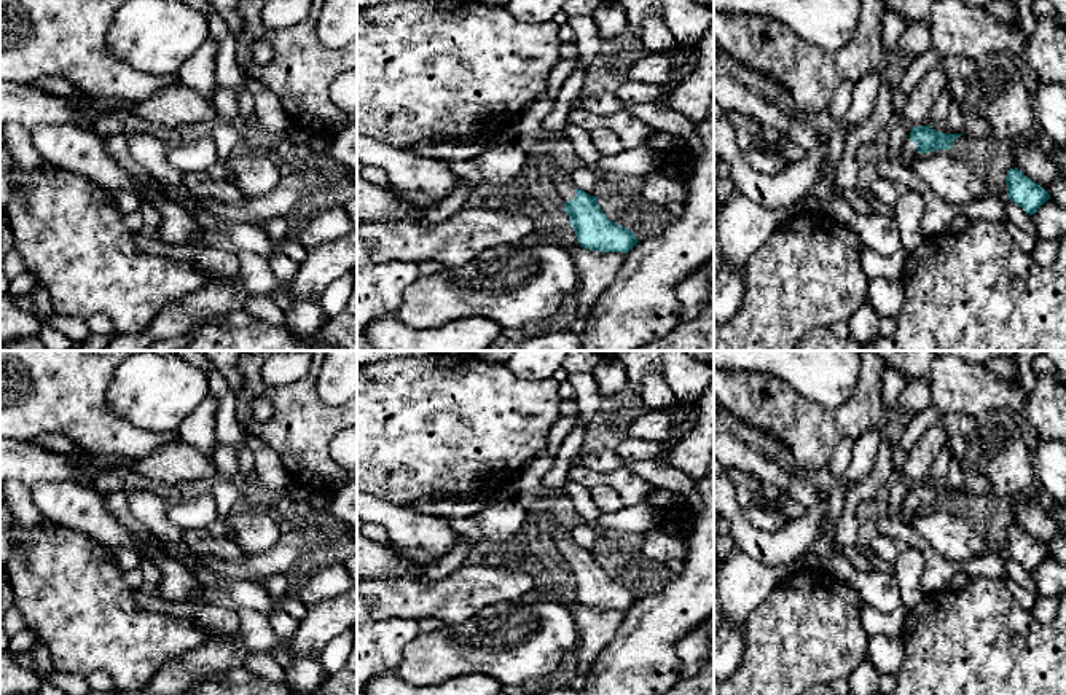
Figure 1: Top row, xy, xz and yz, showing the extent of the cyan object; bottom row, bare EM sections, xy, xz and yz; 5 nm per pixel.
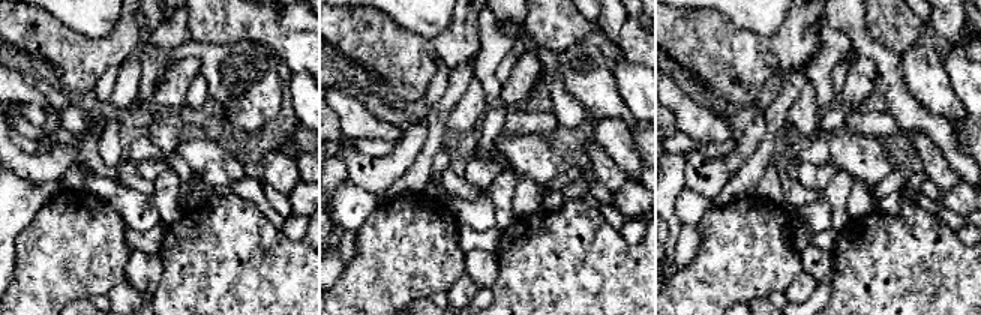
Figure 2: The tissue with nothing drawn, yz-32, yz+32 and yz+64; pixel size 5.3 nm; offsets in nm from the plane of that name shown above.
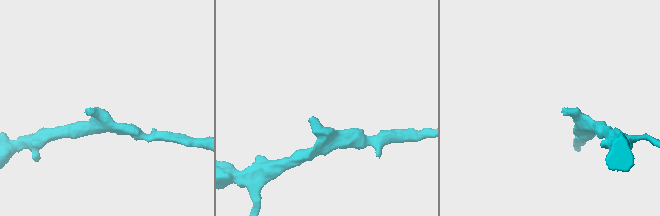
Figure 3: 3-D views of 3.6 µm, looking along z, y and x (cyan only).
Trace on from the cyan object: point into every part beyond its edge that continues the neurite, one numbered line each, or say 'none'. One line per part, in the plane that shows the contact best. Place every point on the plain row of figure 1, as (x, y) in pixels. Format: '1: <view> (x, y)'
1: yz (909, 509)

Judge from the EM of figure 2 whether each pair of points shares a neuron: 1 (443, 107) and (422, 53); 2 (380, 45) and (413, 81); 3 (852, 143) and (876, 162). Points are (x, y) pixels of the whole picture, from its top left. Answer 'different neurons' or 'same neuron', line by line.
1: different neurons
2: same neuron
3: same neuron

